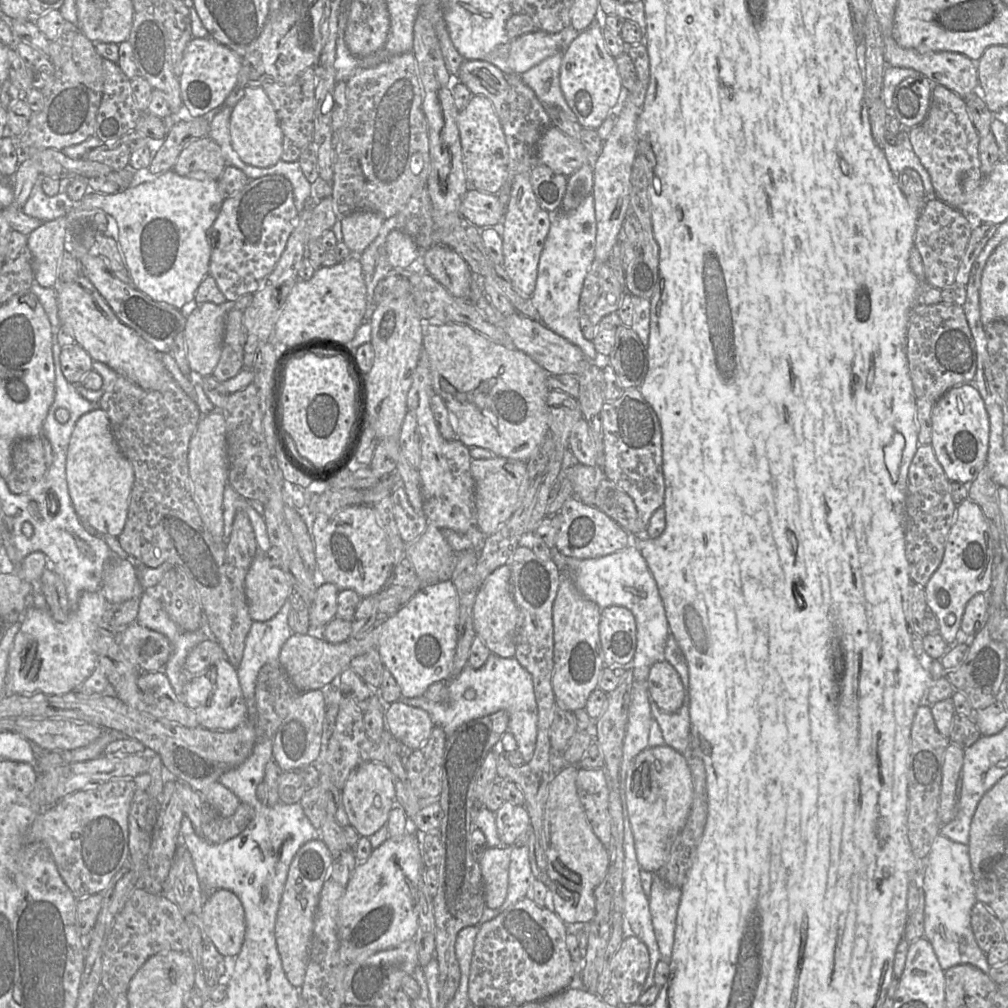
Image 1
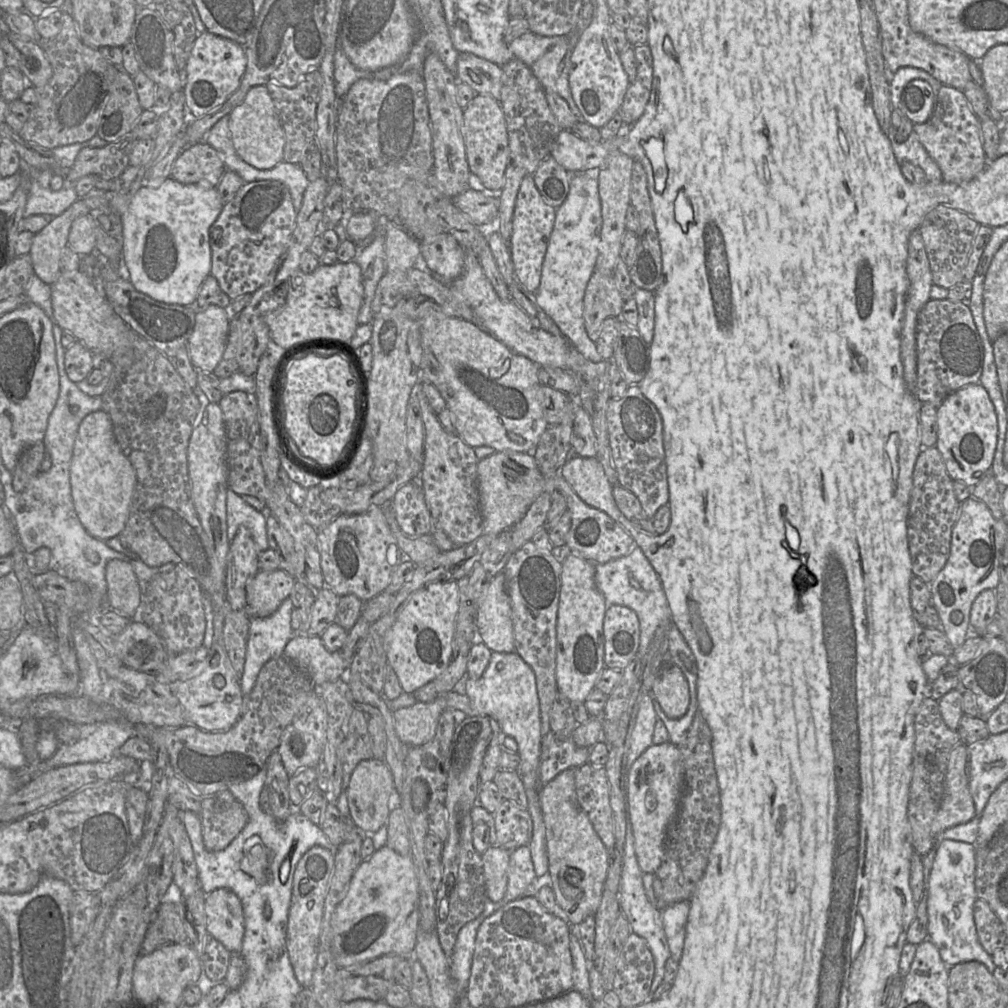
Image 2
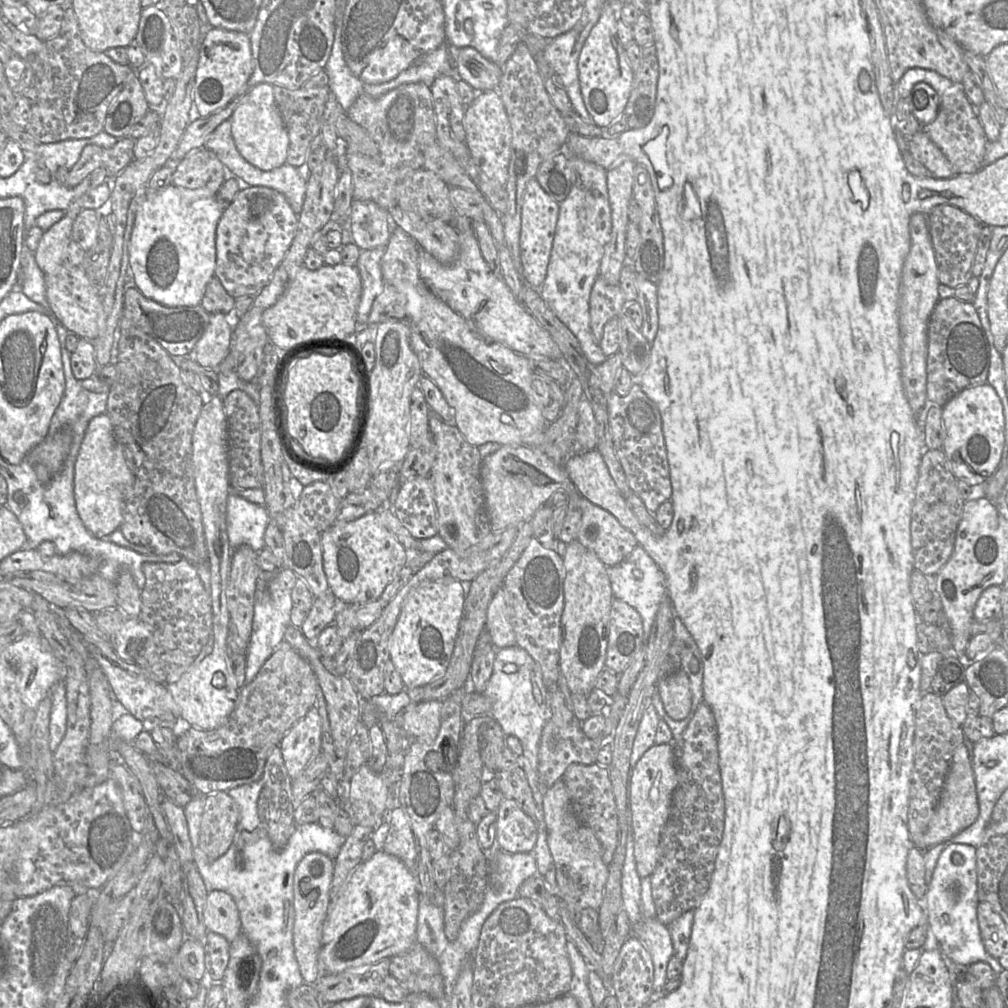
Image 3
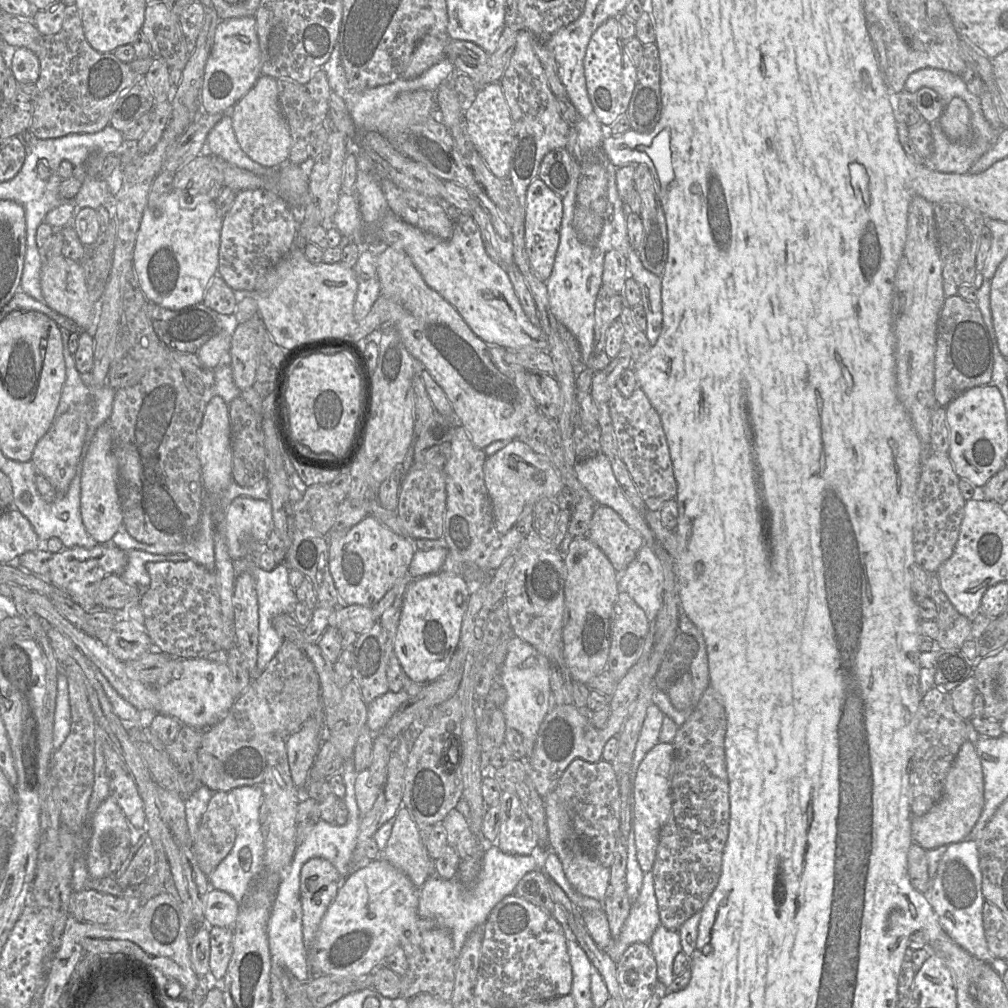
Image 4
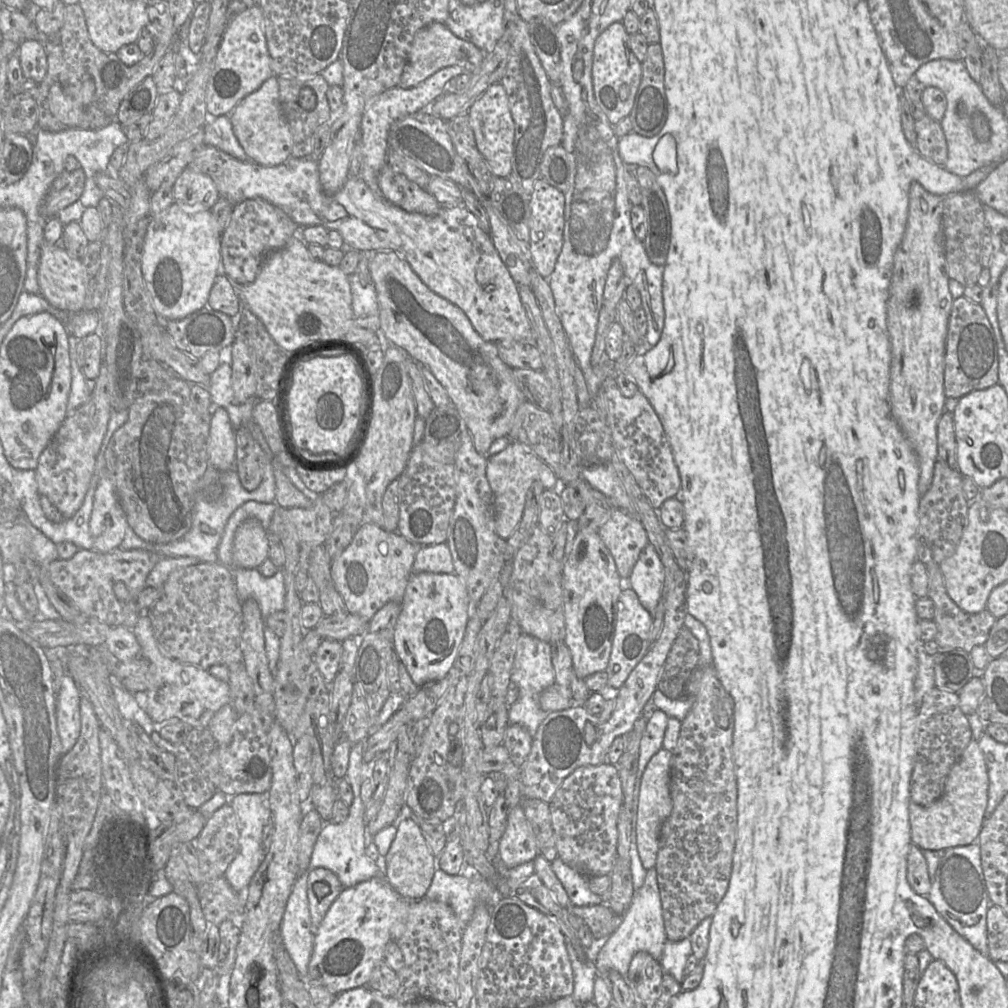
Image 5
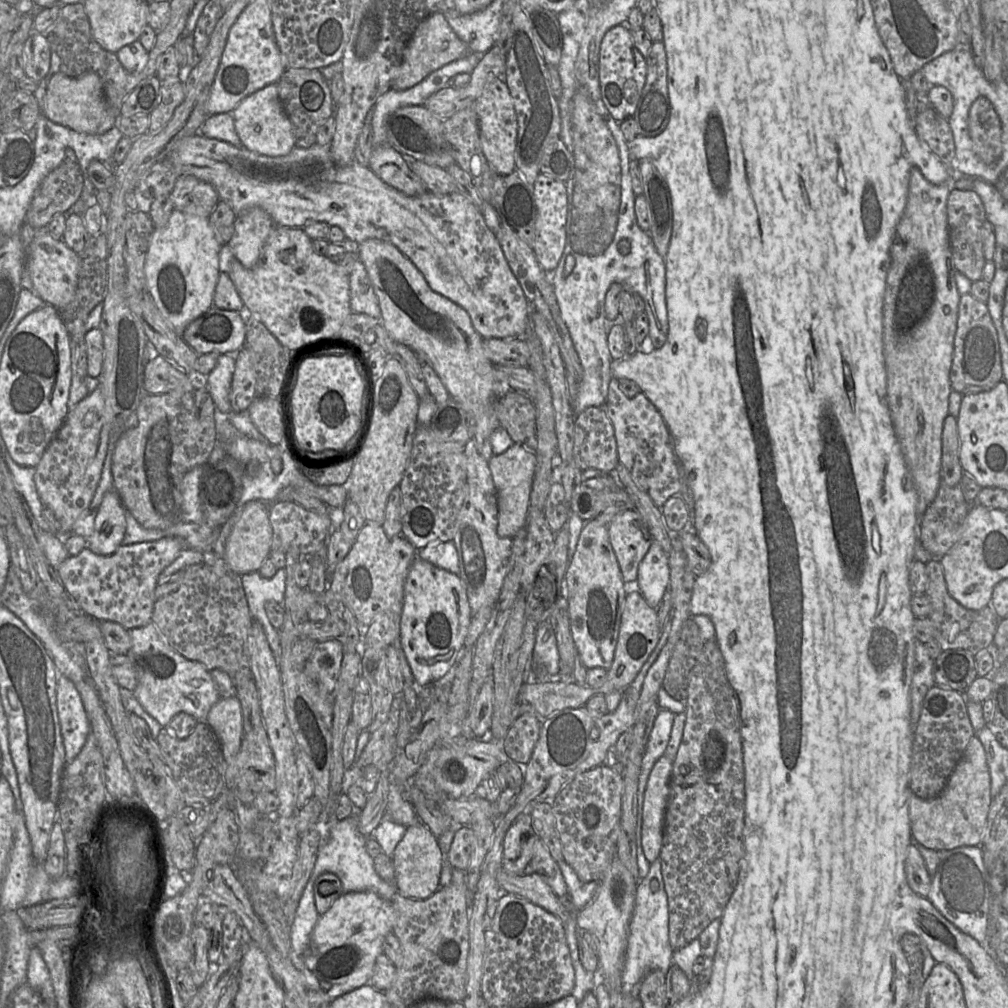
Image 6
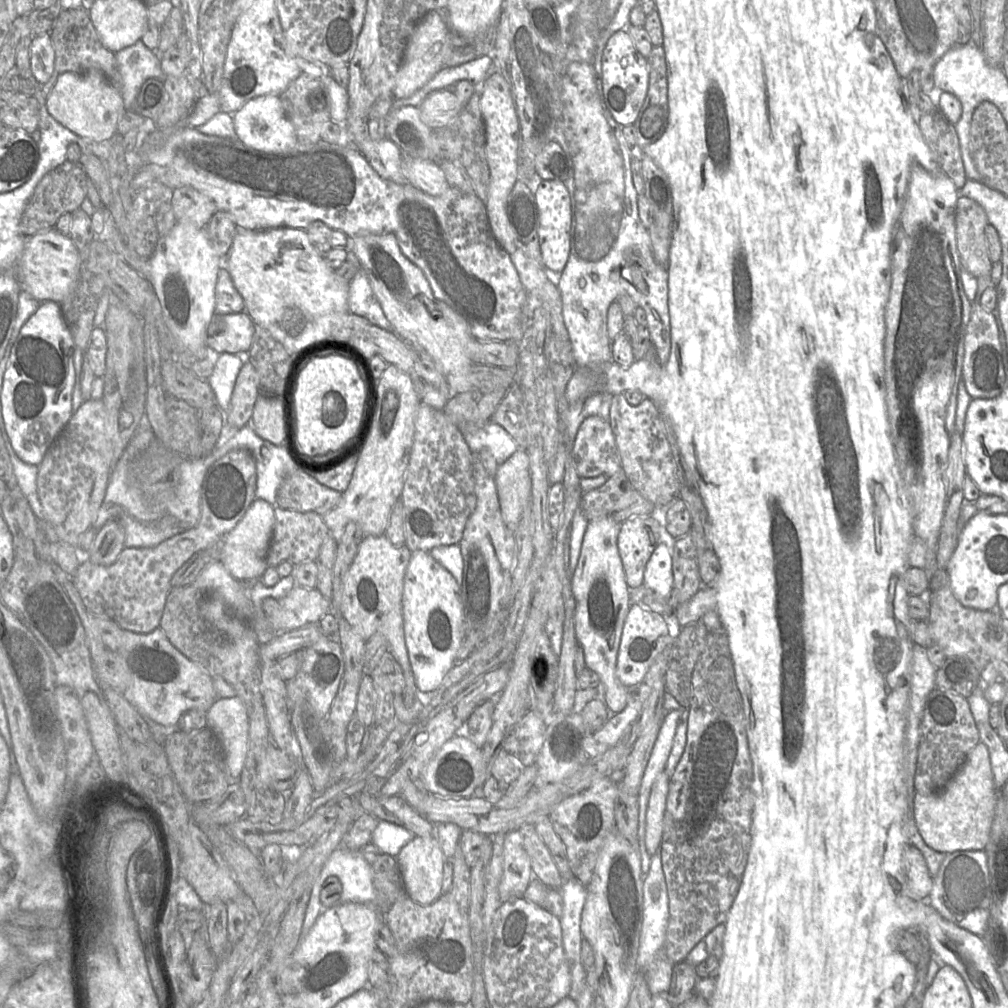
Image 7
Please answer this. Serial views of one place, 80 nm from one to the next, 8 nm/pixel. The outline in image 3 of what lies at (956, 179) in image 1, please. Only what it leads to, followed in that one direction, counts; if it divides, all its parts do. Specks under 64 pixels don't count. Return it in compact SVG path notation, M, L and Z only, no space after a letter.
M951 89L940 97L936 118L922 125L923 131L938 146L954 168L955 175L974 173L983 166L987 139L979 120L976 108L970 103L962 89Z

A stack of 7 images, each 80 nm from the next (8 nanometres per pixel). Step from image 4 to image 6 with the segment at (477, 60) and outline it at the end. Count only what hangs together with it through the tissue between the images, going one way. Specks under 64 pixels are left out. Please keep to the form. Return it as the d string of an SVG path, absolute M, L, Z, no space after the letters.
M441 11L434 12L424 18L415 29L405 49L402 64L393 73L392 88L410 89L434 71L470 53L467 45L456 35Z

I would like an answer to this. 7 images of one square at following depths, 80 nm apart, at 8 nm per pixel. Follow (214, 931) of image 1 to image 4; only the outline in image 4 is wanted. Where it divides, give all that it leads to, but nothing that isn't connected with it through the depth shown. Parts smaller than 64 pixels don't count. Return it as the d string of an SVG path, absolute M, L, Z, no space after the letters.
M211 888L205 899L204 920L211 927L232 928L237 920L240 905L224 892Z

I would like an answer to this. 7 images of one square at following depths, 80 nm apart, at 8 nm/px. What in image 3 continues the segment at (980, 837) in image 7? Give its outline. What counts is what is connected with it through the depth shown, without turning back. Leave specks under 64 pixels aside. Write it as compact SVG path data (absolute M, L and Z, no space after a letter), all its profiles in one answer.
M964 742L953 754L940 802L928 824L921 843L918 844L918 848L922 851L926 851L928 848L942 843L963 831L972 825L979 815L975 777L972 768L971 745Z

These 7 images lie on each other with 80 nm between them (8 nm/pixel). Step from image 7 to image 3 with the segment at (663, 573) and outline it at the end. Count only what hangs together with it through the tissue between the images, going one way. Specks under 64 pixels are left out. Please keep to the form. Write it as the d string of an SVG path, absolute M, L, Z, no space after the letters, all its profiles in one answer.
M638 545L621 563L608 567L608 575L614 598L628 603L639 612L644 631L642 647L647 646L648 648L648 641L657 612L666 595L666 580L663 572L646 550Z

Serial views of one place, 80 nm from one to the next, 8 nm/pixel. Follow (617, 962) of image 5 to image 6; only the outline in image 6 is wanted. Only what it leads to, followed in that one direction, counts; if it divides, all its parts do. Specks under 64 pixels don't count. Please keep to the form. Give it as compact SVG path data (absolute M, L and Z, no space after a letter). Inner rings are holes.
M659 857L650 864L648 874L645 878L639 880L636 890L635 905L633 915L629 924L629 932L624 957L624 965L621 975L621 993L631 993L632 996L638 996L638 985L650 971L658 970L666 974L669 968L673 965L673 949L669 943L669 911L668 899L665 891L663 877L661 873L661 862ZM652 880L659 882L659 890L652 892L650 882Z

